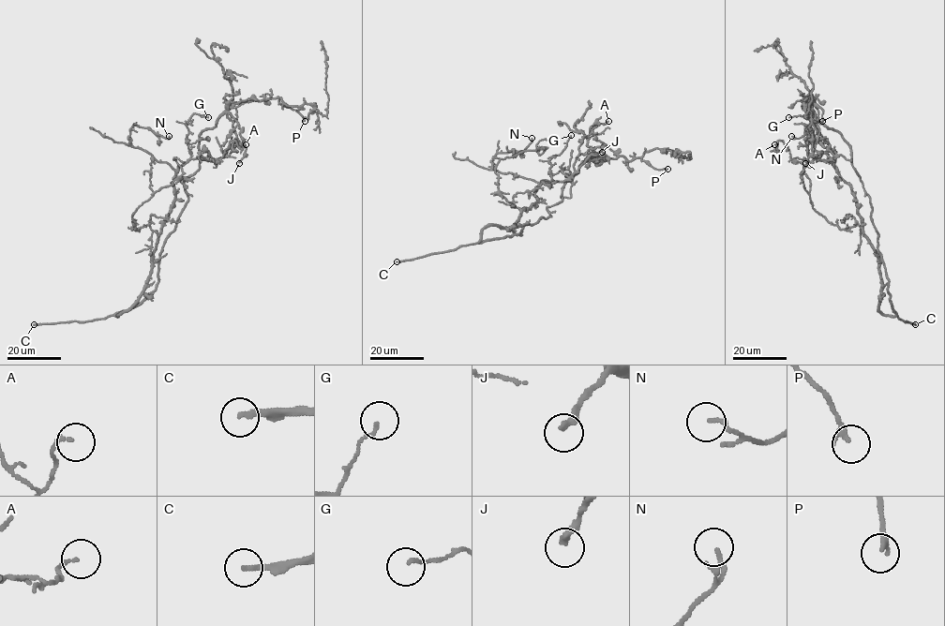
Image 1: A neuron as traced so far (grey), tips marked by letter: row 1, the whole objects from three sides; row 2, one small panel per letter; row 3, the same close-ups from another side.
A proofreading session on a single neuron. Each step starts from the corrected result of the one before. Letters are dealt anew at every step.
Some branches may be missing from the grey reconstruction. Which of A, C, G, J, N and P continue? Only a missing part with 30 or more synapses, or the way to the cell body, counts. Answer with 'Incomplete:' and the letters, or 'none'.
Incomplete: C

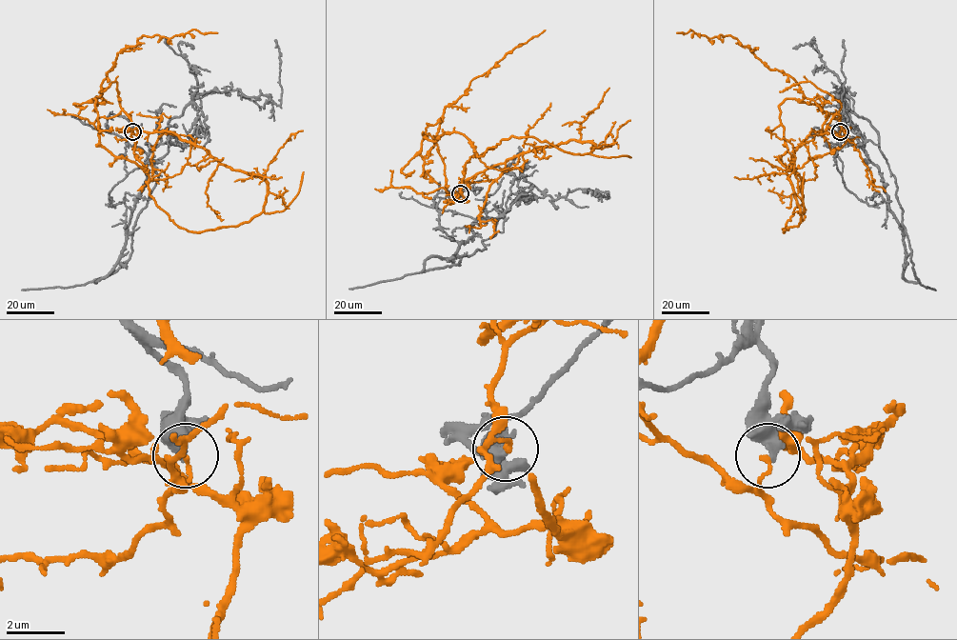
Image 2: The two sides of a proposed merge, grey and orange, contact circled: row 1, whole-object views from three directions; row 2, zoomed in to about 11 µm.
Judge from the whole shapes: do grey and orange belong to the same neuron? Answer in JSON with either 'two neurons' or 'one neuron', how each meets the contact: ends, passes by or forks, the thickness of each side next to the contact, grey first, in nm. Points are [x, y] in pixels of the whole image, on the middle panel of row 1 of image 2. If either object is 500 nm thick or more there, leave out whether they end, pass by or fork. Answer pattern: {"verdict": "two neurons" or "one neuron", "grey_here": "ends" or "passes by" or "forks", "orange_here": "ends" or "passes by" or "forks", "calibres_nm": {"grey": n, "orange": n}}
{"verdict": "two neurons", "grey_here": "ends", "orange_here": "passes by", "calibres_nm": {"grey": 440, "orange": 90}}

